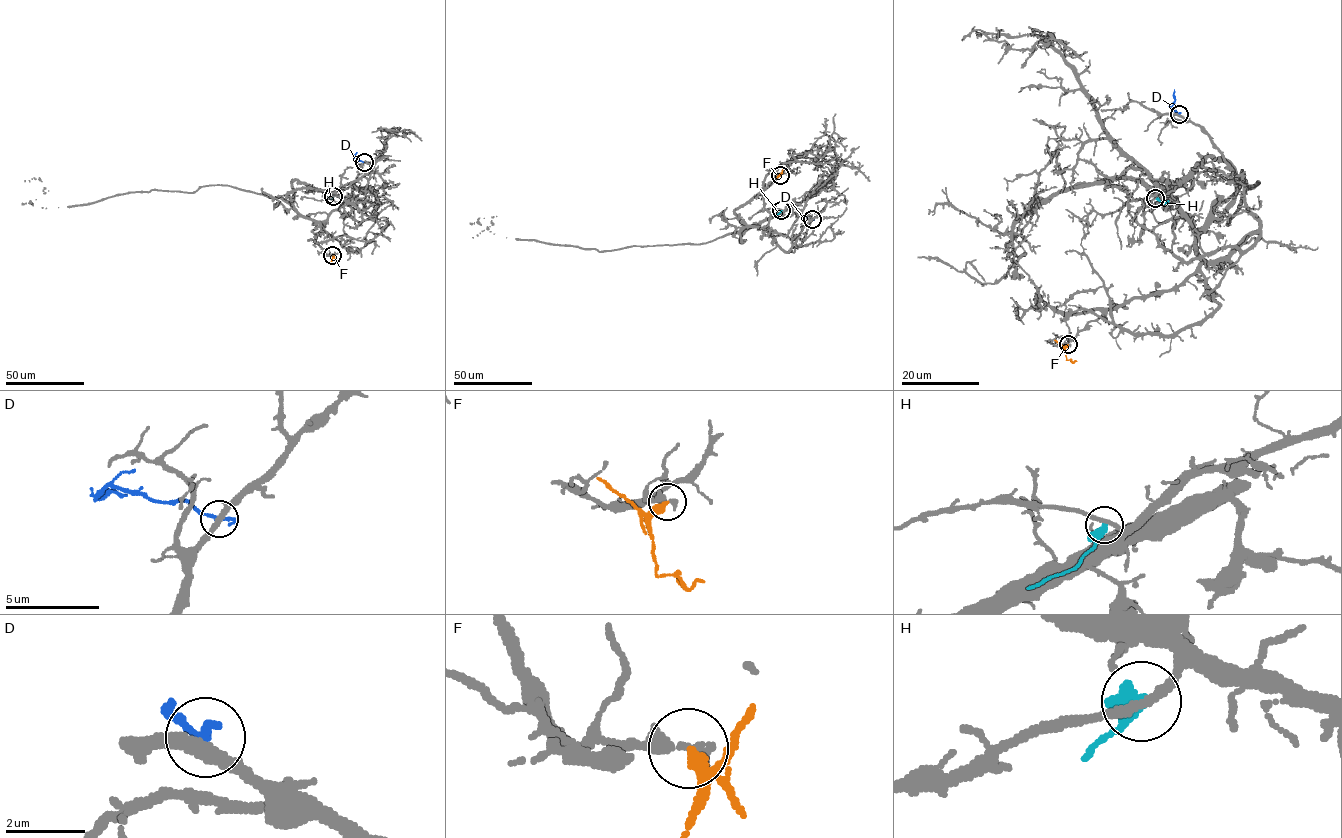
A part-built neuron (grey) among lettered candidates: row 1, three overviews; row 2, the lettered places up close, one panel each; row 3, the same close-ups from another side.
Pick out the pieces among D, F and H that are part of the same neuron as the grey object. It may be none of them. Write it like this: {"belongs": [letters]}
{"belongs": []}

